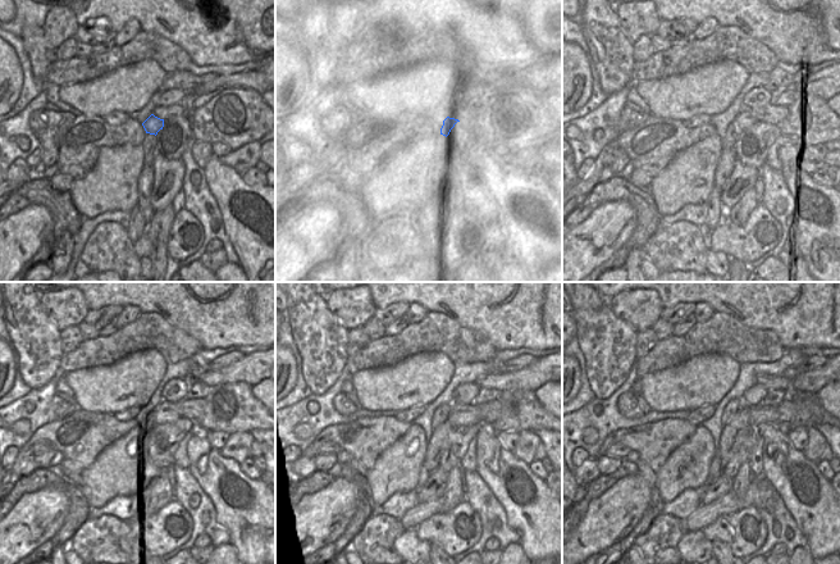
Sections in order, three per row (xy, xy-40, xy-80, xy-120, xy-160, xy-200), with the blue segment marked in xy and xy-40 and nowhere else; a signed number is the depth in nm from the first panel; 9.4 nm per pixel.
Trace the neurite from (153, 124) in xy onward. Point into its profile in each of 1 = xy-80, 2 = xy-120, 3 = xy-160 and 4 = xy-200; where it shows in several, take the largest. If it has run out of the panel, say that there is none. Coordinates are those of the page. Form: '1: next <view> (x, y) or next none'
1: next xy-80 (744, 119)
2: next xy-120 (167, 413)
3: next xy-160 (460, 414)
4: next xy-200 (757, 414)

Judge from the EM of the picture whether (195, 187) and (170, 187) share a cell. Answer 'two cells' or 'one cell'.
two cells

